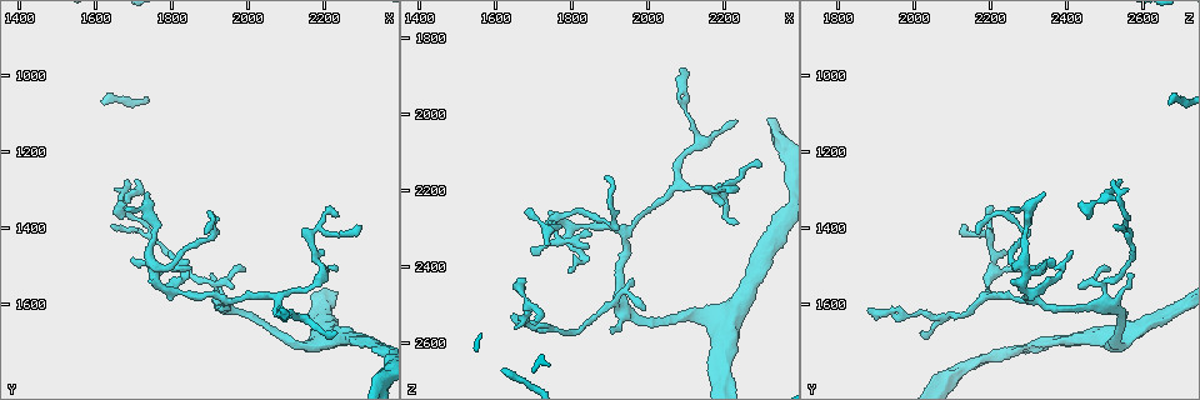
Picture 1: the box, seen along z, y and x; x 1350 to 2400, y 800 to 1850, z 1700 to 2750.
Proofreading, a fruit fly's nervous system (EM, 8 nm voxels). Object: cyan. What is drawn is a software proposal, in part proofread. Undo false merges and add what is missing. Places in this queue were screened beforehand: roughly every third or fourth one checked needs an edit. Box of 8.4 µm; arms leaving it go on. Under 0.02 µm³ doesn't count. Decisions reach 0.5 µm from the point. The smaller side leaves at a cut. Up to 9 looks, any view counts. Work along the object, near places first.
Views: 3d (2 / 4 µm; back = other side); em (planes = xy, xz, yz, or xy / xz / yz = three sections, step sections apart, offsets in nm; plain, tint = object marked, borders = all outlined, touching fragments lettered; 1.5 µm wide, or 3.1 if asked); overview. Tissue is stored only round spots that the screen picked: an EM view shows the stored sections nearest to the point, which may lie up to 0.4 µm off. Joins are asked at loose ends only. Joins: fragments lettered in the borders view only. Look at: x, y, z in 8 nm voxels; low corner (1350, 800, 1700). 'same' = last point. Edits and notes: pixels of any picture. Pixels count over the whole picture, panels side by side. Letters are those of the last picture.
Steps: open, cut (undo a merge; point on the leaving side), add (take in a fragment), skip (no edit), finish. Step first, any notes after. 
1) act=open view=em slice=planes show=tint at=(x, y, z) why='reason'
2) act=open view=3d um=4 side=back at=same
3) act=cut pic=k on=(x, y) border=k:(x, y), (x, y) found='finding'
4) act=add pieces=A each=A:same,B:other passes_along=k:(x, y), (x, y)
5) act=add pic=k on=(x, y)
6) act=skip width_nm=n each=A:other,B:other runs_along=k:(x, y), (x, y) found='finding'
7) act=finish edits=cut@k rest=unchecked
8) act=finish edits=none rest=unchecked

act=open view=3d um=4 at=(1730, 1315, 2350) why='branch stops here'

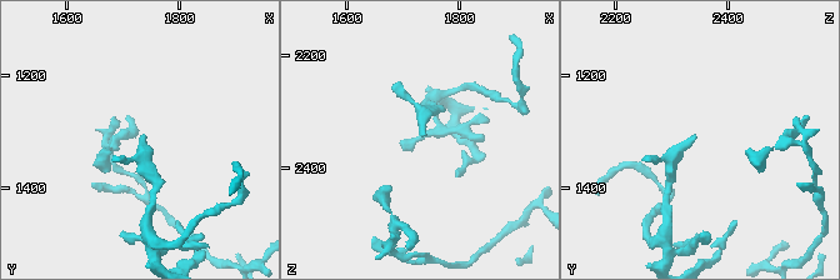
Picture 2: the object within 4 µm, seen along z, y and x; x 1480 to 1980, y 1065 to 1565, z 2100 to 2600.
act=open view=em slice=xy step=4 show=tint at=(1730, 1305, 2340)

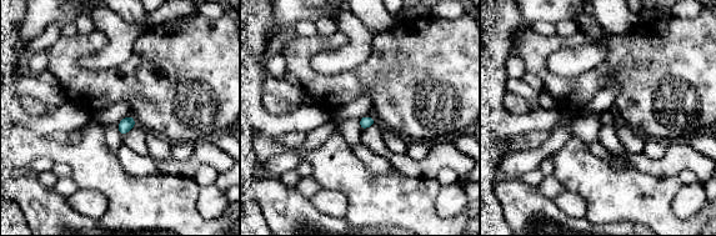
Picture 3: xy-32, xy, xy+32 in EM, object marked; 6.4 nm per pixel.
act=open view=em slice=yz step=8 show=borders at=same why='another direction'

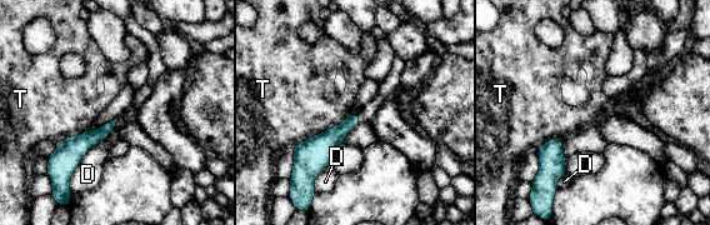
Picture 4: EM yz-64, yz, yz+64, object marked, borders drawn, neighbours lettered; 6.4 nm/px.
act=skip each=D:other,T:other border=4:(119, 118), (83, 156), (69, 188) found='no lettered fragment goes on from it'

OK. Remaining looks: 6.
act=open view=3d um=4 side=back at=(2085, 1615, 1885) why='an open end'

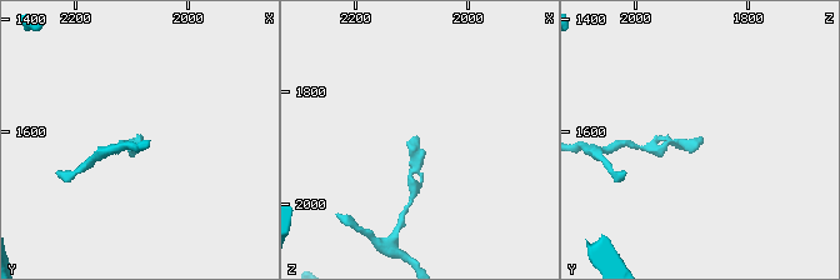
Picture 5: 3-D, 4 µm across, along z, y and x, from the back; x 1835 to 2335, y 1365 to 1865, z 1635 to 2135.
act=open view=em slice=yz step=8 show=tint at=(2085, 1610, 1880) why='shape alone is not enough'

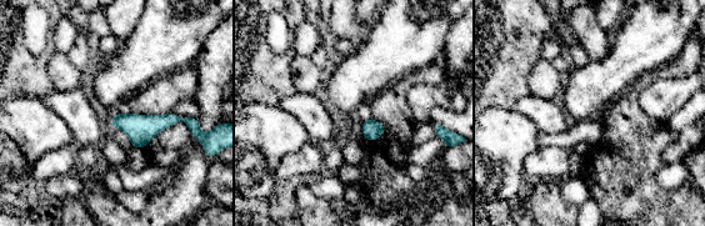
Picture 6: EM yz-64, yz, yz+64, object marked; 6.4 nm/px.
act=open view=em slice=planes show=borders at=same why='cut it another way'

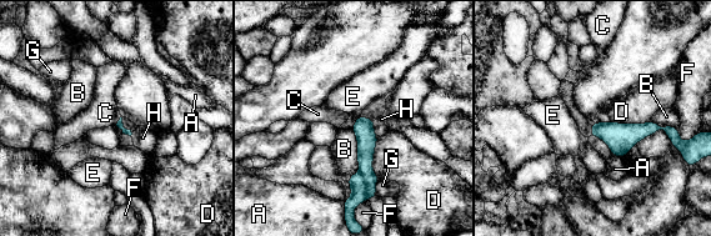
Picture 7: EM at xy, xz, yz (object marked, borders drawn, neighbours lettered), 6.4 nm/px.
act=skip each=A:other,B:other,C:other,D:other,E:other,F:other,G:other,H:other runs_along=7:(361, 120), (365, 180), (355, 195) found='no lettered fragment goes on from it'

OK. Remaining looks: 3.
act=open view=3d um=2 at=(1940, 1585, 2315) why='a fork'

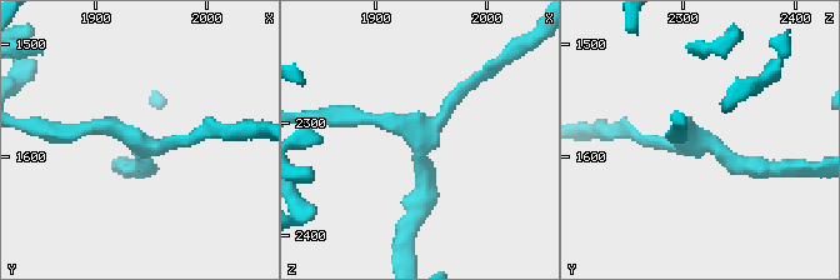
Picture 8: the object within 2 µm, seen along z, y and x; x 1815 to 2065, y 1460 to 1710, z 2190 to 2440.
act=open view=em slice=planes show=tint at=(1944, 1588, 2314) arms=3 why='now the EM'

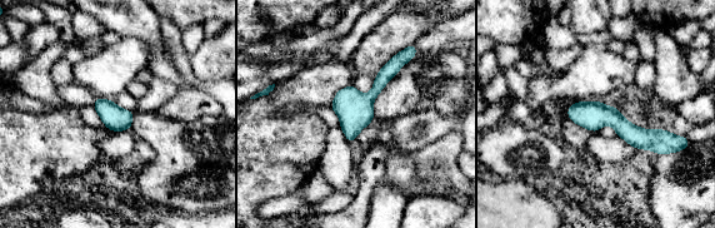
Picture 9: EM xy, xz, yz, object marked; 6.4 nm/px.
act=open view=em slice=planes show=borders at=same

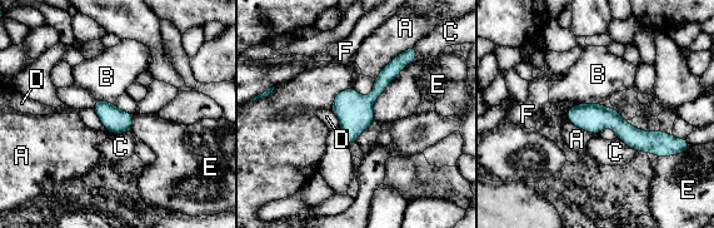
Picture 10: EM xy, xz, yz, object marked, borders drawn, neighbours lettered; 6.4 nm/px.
act=skip each=A:other,B:other,C:other,D:other,E:other,F:other border=10:(93, 109), (101, 124), (114, 134) found='all the same cell'

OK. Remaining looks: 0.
act=finish edits=none rest=unchecked

